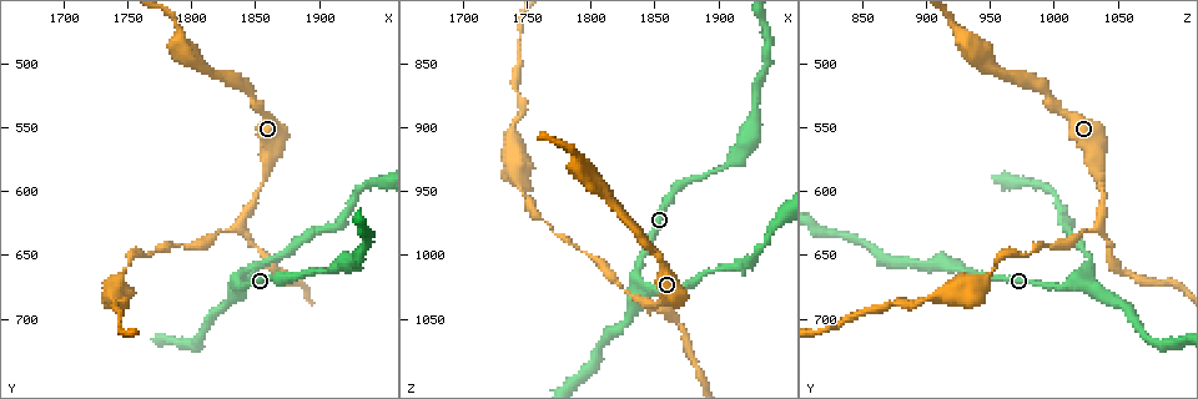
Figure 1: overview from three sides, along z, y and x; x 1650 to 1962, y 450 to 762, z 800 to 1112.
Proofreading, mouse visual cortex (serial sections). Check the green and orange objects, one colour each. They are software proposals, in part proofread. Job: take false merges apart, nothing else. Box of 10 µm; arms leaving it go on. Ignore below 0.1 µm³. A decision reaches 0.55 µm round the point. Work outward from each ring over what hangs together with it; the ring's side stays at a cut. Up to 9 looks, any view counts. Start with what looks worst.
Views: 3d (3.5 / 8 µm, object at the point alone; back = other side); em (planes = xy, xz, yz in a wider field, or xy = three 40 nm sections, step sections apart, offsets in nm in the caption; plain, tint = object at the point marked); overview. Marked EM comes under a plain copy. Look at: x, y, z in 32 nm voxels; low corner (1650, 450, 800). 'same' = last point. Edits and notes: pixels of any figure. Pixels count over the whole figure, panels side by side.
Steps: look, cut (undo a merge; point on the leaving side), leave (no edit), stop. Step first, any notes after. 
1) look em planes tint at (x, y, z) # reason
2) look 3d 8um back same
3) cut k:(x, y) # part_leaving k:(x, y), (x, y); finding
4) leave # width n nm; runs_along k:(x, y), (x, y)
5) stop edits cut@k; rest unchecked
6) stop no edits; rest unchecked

look 3d 8um back at (1840, 622, 1036)

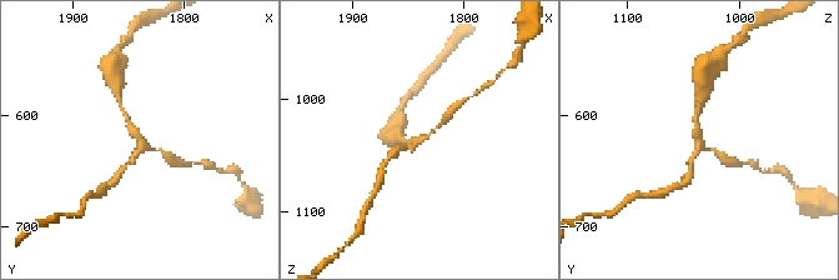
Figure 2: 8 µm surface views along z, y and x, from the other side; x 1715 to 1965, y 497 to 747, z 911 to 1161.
look 3d 3.5um same

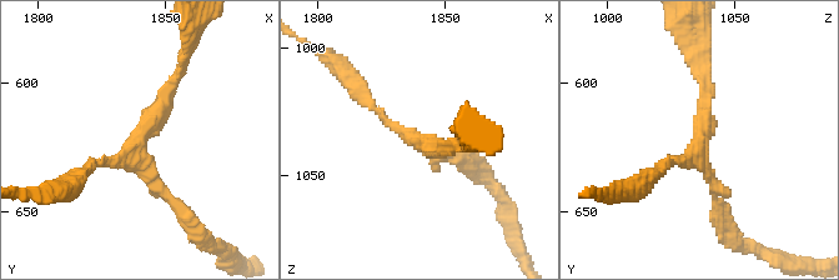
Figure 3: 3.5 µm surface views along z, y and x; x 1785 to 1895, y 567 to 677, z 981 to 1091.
look em xy step 5 tint at (1839, 623, 1036) # arms 3; arm_widths 150, 150, 150 nm

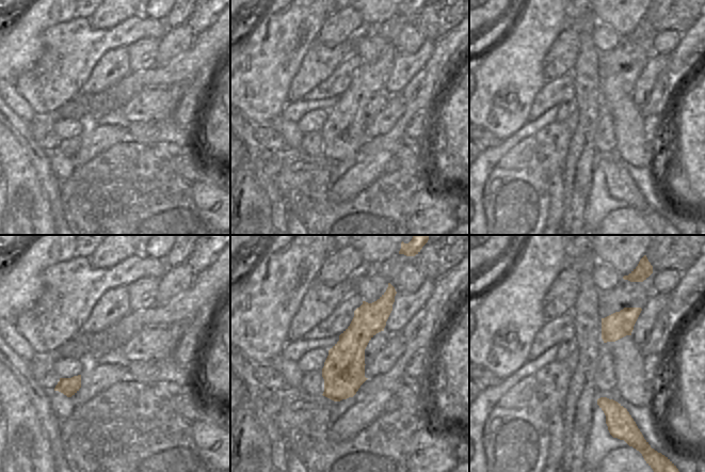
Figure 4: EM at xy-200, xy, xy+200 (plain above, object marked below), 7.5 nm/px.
leave # all the same cell

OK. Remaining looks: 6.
look 3d 3.5um at (1914, 660, 924) # sudden change in width

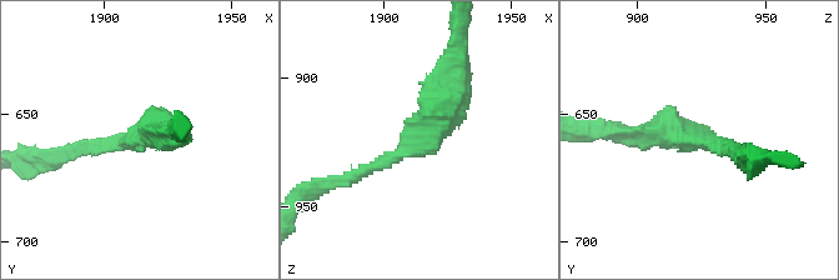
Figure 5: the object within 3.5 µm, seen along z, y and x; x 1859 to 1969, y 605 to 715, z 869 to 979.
look em xy step 3 tint at (1913, 659, 924) # arm_widths 150, 300 nm; shape alone is not enough

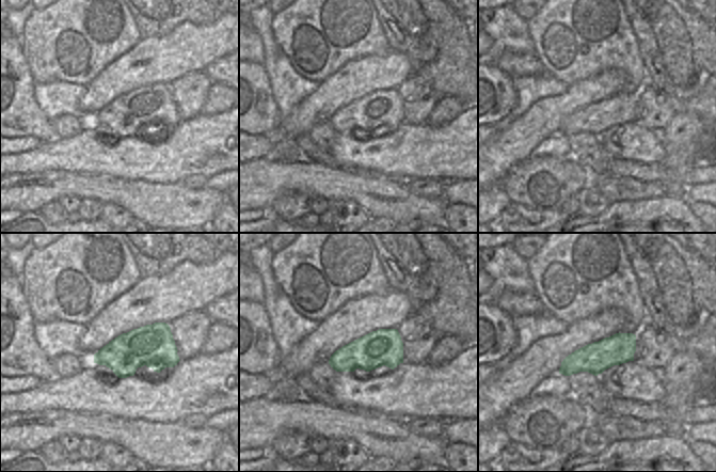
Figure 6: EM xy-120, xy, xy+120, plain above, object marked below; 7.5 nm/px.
leave # runs_along 6:(633, 337), (561, 371); one cell here

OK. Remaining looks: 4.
look 3d 8um at (1942, 594, 980) # sudden change in width

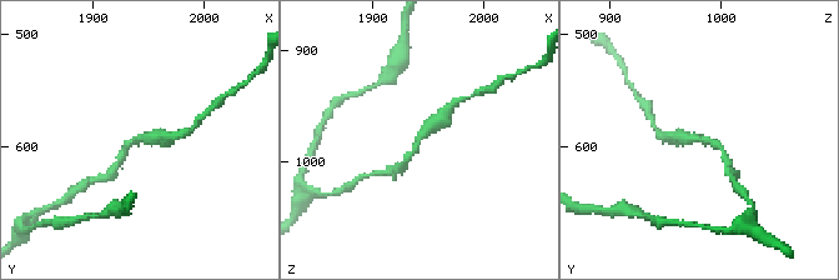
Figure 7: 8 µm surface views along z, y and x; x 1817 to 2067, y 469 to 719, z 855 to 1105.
look 3d 3.5um same

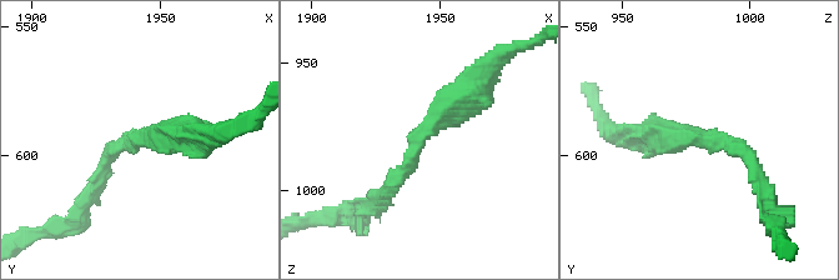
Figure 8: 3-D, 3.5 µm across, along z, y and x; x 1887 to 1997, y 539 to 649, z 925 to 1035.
look em xy step 2 tint at (1943, 593, 978) # arm_widths 200, 350 nm; shape alone is not enough

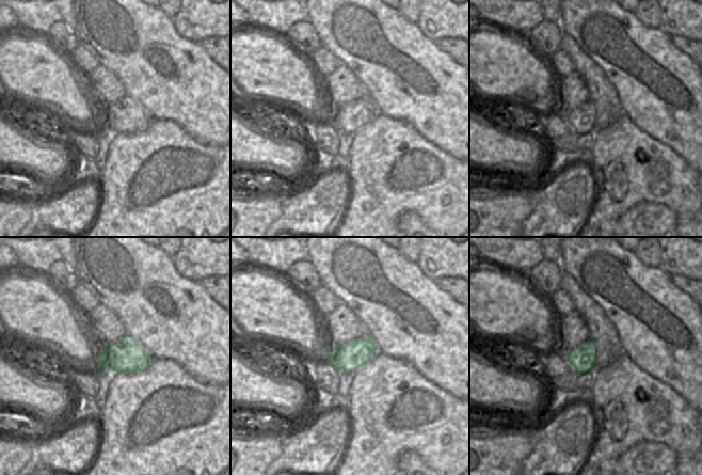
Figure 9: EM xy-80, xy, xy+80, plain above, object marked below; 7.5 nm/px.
leave # continuous, no second cell

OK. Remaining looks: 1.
stop no edits; rest unchecked

